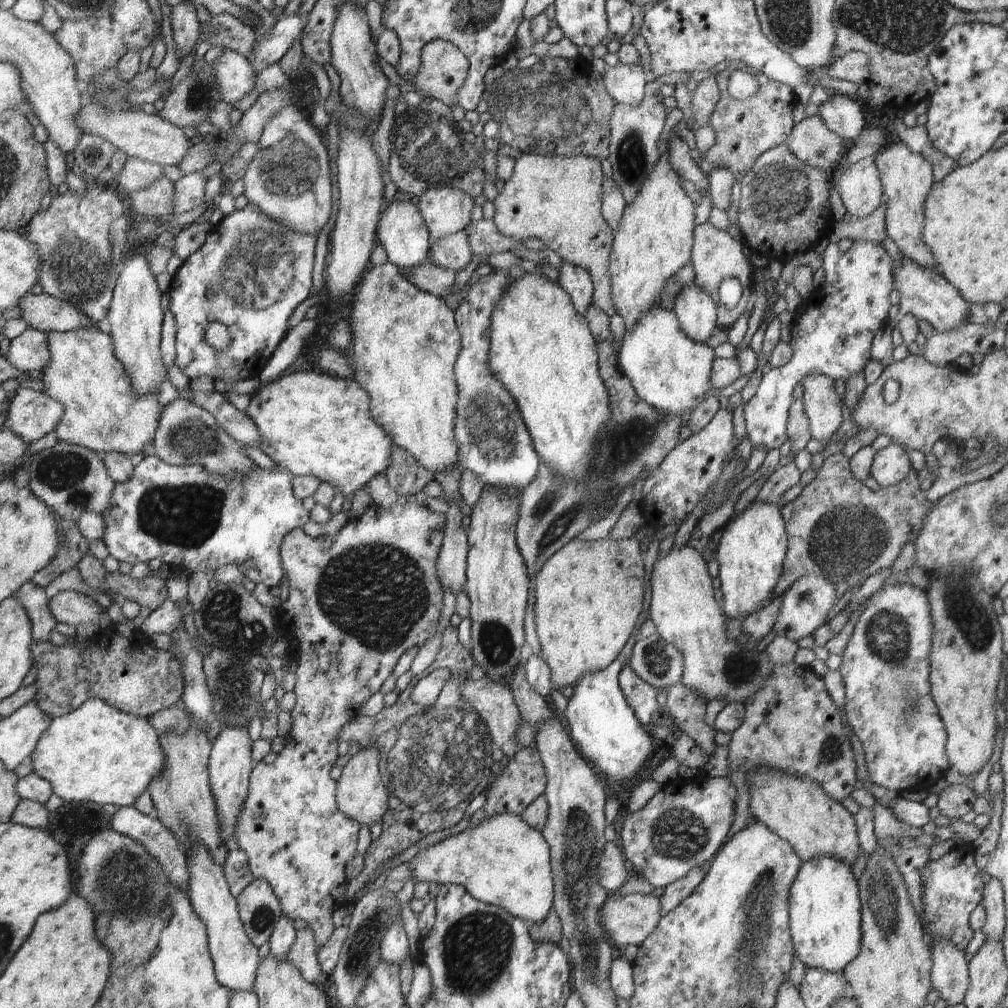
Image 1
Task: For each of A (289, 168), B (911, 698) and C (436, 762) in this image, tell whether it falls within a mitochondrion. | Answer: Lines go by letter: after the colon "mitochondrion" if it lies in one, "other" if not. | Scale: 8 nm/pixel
A: mitochondrion
B: mitochondrion
C: mitochondrion

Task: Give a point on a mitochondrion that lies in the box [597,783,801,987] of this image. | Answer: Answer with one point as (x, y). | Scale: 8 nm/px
(678, 834)

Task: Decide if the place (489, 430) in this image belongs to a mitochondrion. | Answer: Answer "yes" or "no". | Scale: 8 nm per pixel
yes

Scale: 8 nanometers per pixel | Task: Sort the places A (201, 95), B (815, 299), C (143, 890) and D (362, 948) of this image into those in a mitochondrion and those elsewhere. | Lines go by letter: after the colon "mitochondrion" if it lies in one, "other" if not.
A: mitochondrion
B: other
C: mitochondrion
D: mitochondrion

